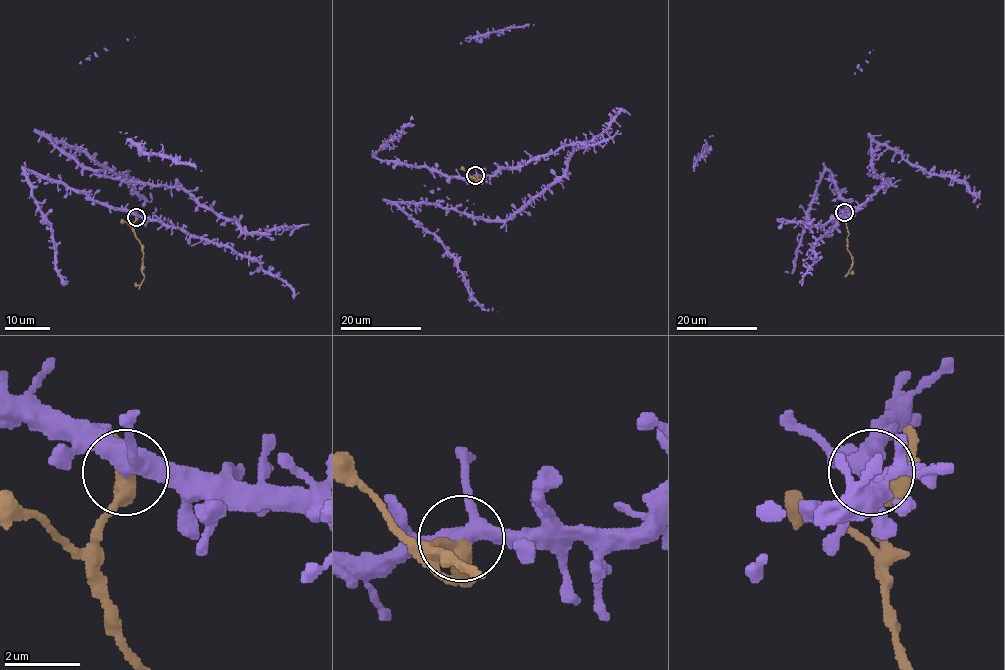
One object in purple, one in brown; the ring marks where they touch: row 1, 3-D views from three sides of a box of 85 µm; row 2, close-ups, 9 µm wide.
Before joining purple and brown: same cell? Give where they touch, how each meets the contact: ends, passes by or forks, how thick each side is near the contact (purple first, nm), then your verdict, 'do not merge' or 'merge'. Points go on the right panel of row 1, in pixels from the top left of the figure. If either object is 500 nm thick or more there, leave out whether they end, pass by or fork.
place (844, 212); purple forks; brown passes by; calibres 400 and 420 nm; do not merge

